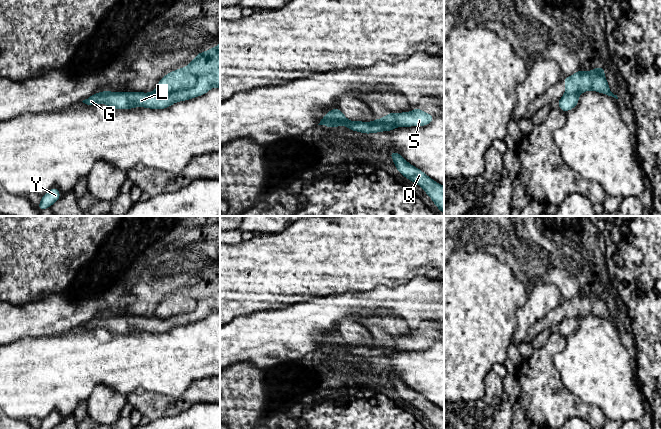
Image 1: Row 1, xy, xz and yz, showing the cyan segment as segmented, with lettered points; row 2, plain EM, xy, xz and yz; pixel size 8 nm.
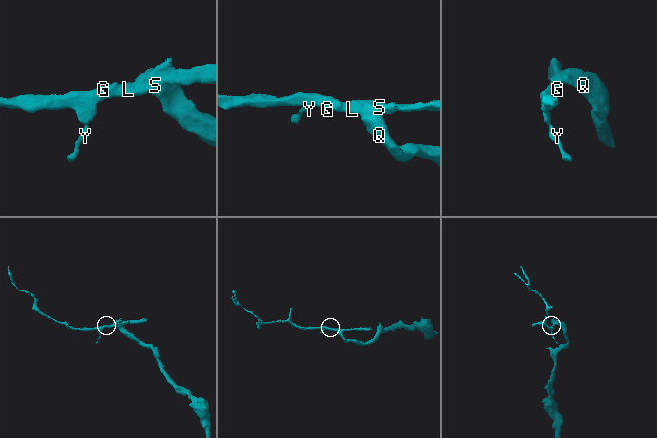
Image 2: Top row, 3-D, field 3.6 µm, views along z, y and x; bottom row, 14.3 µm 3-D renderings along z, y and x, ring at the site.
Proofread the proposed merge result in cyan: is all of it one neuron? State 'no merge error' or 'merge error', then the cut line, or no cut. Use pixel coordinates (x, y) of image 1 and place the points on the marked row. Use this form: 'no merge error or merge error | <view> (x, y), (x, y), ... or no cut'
merge error | xy (197, 77), (197, 81), (191, 87), (168, 93), (155, 91)

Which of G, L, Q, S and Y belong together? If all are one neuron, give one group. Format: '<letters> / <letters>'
G L S Y / Q

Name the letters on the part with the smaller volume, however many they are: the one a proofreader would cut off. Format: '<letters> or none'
G, L, S, Y

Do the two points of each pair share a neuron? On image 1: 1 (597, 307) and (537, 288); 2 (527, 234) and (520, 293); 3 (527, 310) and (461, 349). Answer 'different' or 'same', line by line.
1: different
2: different
3: different

